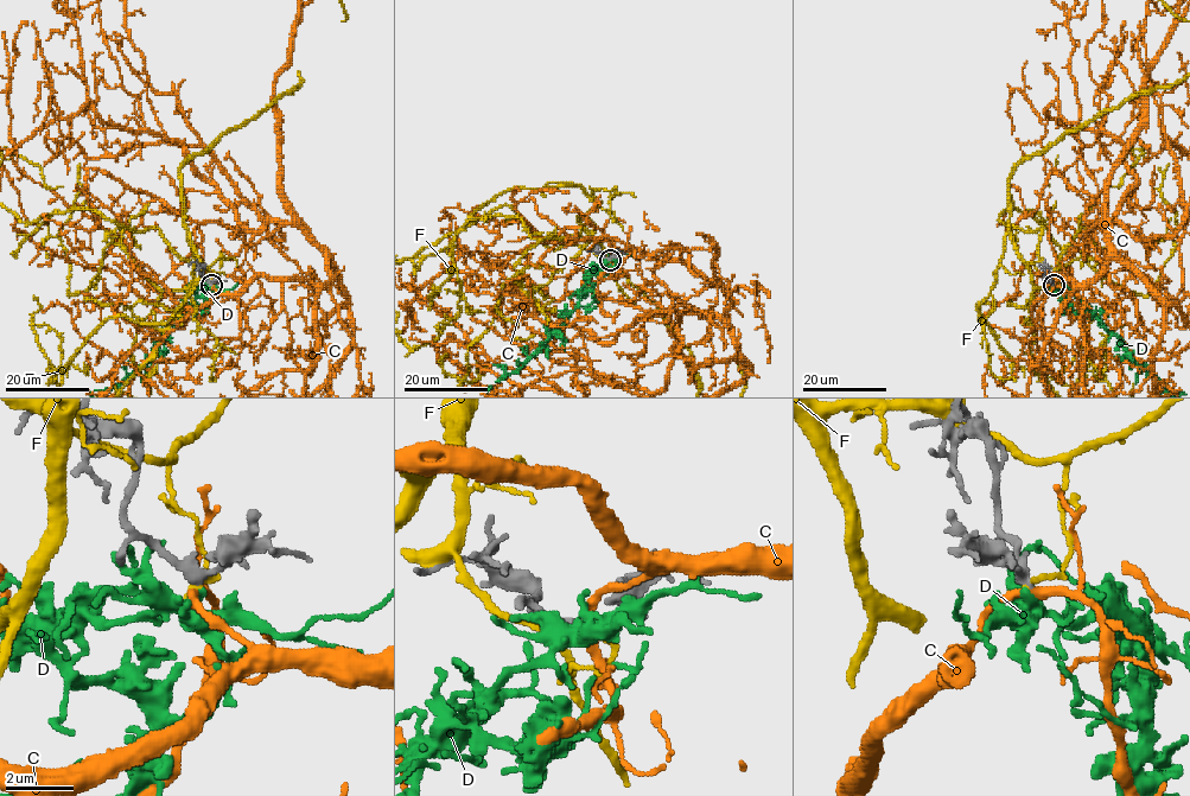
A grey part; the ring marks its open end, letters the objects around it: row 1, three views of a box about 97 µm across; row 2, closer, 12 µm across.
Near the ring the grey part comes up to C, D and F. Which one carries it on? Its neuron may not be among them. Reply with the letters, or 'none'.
none

